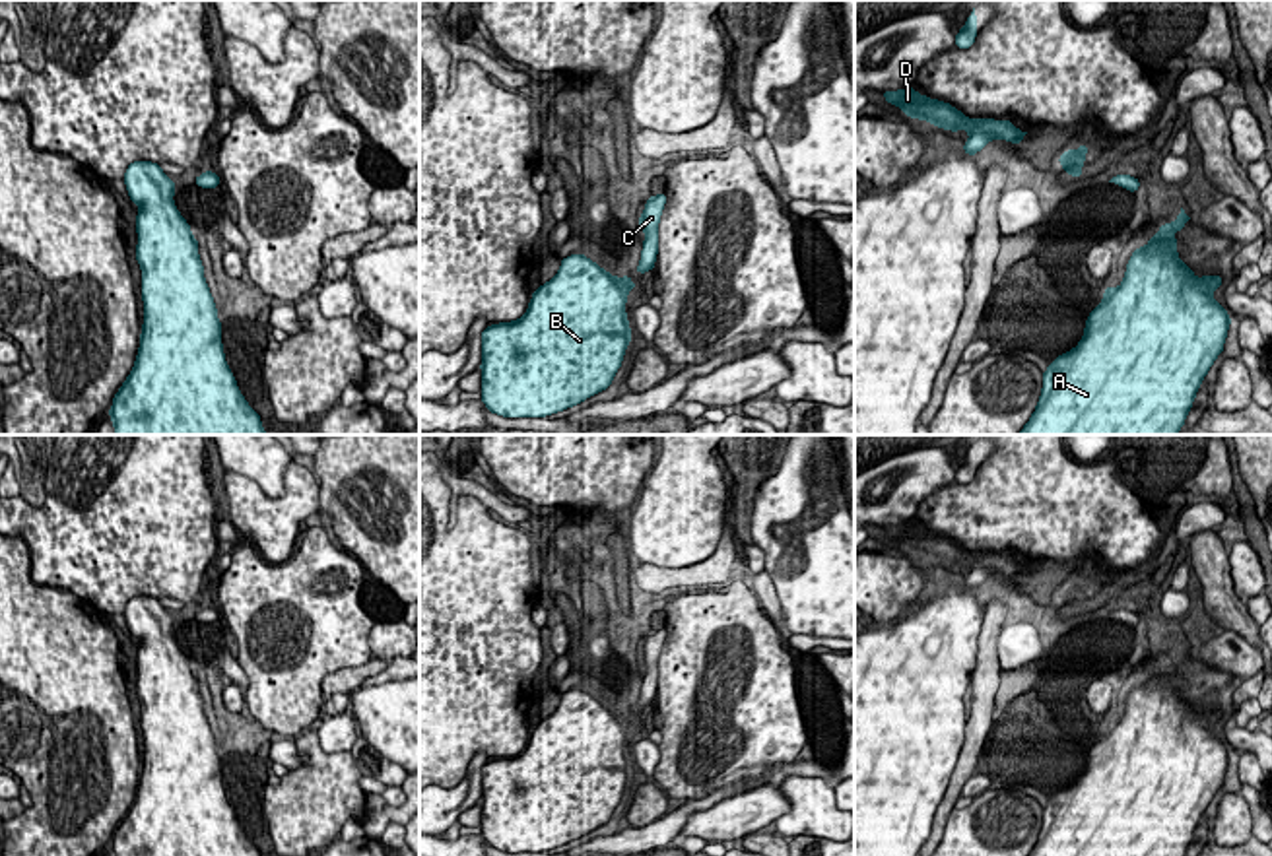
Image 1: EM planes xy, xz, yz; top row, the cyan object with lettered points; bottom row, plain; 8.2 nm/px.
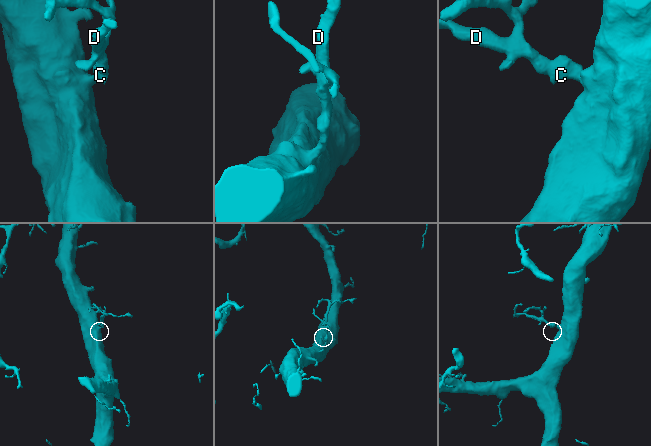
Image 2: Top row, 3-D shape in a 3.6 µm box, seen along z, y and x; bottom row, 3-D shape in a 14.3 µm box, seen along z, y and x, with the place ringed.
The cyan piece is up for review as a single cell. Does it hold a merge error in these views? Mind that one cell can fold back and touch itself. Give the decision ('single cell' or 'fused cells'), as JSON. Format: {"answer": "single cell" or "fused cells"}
{"answer": "single cell"}

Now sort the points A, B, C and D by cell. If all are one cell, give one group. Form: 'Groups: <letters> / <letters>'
Groups: A B C D

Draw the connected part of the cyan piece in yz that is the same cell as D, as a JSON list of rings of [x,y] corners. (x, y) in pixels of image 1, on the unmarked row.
[[[905,522],[899,526],[882,526],[886,536],[897,540],[903,549],[911,553],[921,553],[932,557],[944,565],[967,565],[969,575],[963,580],[963,586],[975,590],[985,582],[987,576],[1002,573],[1020,580],[1027,567],[1018,565],[1012,555],[994,555],[994,553],[967,553],[961,545],[950,538],[924,532],[915,526],[915,522]]]

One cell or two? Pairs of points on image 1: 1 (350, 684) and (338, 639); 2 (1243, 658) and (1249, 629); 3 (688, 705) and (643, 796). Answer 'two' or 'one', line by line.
1: two
2: two
3: two

